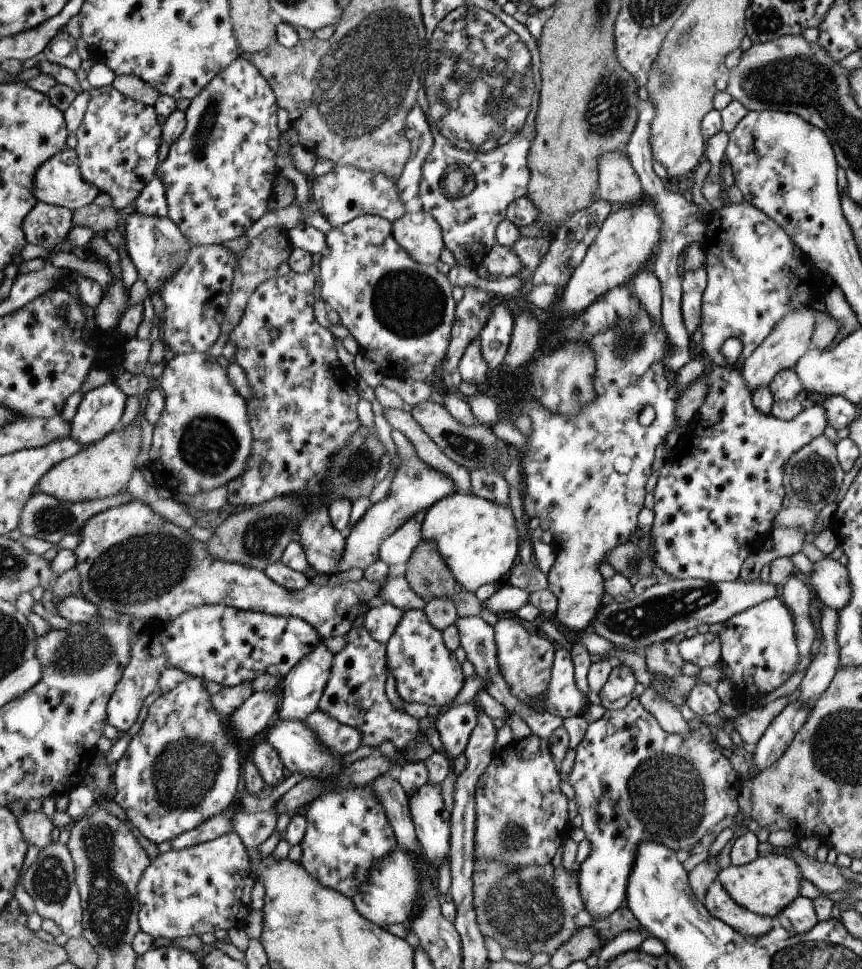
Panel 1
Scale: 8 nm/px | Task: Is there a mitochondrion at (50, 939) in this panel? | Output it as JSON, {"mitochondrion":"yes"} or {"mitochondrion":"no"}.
{"mitochondrion":"no"}

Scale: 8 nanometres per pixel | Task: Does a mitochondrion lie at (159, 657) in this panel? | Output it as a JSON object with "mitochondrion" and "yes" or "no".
{"mitochondrion":"no"}

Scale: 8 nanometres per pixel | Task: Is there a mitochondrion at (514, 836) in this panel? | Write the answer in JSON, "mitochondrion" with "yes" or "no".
{"mitochondrion":"yes"}

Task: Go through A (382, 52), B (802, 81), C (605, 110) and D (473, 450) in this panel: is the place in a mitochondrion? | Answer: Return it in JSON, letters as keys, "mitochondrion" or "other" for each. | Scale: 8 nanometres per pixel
{"A":"mitochondrion","B":"mitochondrion","C":"mitochondrion","D":"mitochondrion"}

